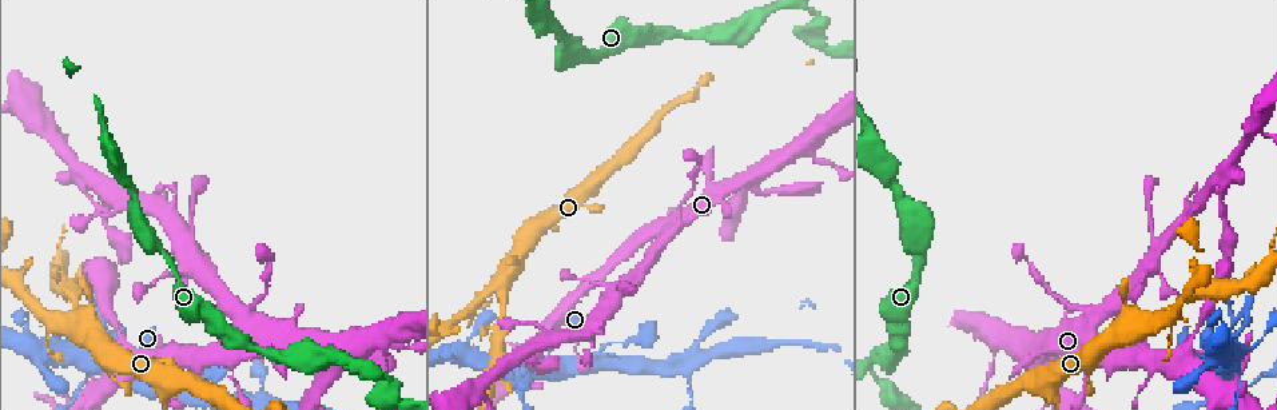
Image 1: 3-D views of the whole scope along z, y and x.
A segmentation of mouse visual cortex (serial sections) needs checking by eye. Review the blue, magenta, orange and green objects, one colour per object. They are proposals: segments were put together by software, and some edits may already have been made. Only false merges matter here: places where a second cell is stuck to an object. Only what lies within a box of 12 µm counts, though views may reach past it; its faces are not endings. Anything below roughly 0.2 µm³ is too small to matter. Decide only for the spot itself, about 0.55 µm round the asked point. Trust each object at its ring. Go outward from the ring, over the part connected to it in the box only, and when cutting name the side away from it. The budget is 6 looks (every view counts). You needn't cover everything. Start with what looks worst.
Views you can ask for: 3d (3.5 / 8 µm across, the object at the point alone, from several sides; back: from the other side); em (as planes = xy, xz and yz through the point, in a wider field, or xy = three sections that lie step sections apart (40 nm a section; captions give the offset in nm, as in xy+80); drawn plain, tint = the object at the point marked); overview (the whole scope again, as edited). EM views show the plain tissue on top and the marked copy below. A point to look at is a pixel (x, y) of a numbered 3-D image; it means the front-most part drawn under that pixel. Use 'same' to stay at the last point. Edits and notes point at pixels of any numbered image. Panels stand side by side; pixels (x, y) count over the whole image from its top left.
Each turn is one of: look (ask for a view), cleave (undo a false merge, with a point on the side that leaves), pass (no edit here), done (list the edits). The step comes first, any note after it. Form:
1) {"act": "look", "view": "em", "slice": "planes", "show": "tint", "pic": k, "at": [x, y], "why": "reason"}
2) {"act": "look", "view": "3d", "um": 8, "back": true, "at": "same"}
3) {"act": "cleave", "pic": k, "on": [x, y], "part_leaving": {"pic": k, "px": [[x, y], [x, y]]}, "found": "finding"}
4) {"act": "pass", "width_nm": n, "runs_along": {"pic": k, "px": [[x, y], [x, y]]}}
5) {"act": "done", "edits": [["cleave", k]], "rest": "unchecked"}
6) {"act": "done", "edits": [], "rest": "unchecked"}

{"act": "look", "view": "3d", "um": 8, "pic": 1, "at": [85, 351], "why": "a narrow waist"}

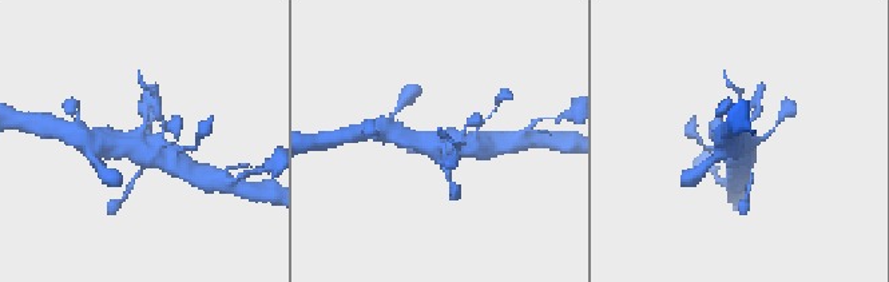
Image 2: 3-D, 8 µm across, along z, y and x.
{"act": "look", "view": "em", "slice": "xy", "step": 1, "show": "tint", "pic": 2, "at": [136, 142], "why": "need the tissue"}

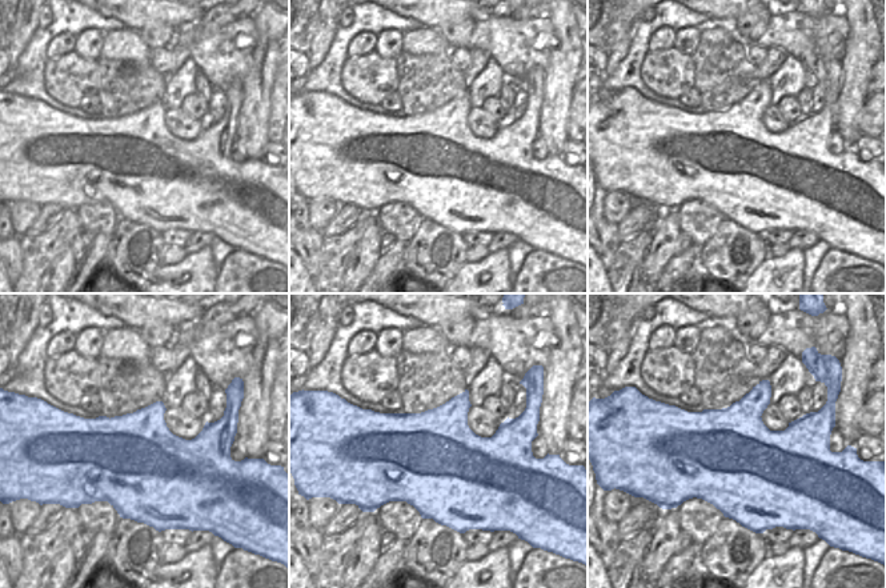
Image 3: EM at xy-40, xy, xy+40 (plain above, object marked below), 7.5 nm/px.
{"act": "pass", "runs_along": {"pic": 2, "px": [[174, 161], [137, 146], [99, 145]]}, "found": "all the same cell"}

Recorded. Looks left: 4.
{"act": "look", "view": "3d", "um": 3.5, "pic": 1, "at": [74, 315]}

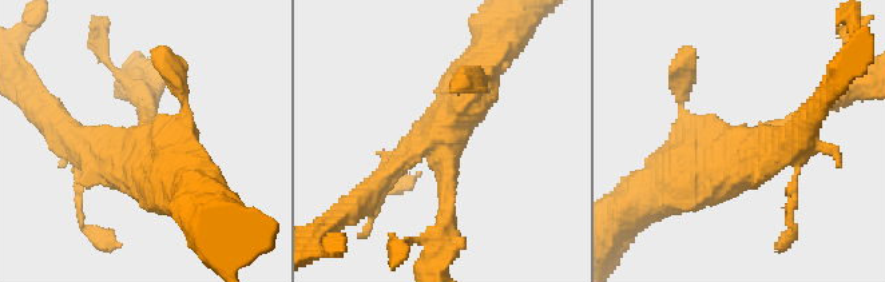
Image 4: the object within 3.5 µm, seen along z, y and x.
{"act": "look", "view": "em", "slice": "planes", "show": "tint", "pic": 4, "at": [145, 145], "why": "now the EM"}

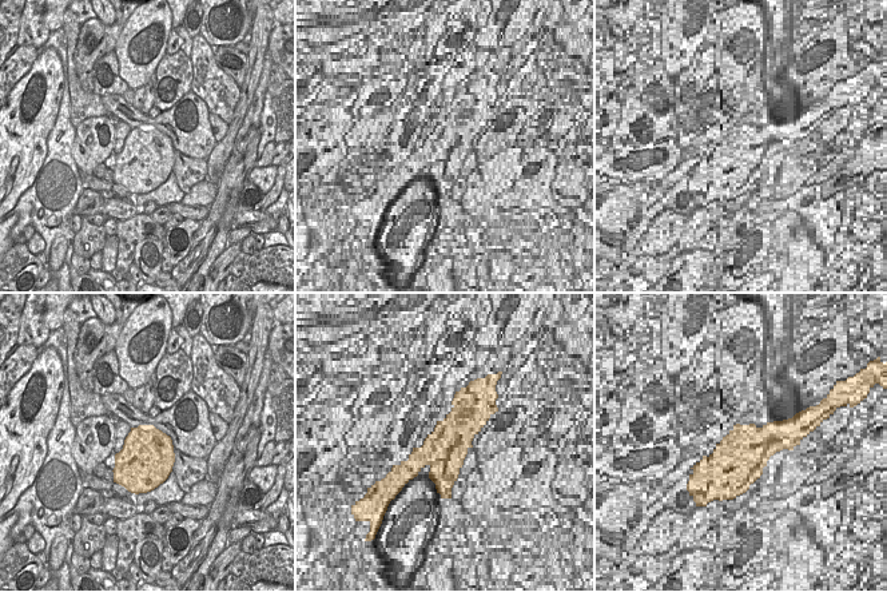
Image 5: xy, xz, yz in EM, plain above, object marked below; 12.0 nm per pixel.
{"act": "pass", "width_nm": 650, "runs_along": {"pic": 4, "px": [[666, 189], [714, 175], [813, 114]]}, "found": "all the same cell"}

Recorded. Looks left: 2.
{"act": "look", "view": "3d", "um": 3.5, "pic": 1, "at": [1248, 386], "why": "sudden change in width"}

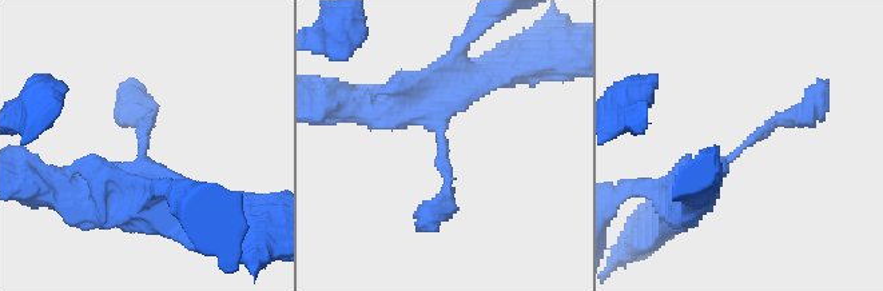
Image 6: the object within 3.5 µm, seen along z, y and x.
{"act": "look", "view": "em", "slice": "xy", "step": 2, "show": "tint", "pic": 6, "at": [748, 143], "arm_widths_nm": [200, 450], "why": "need the tissue"}

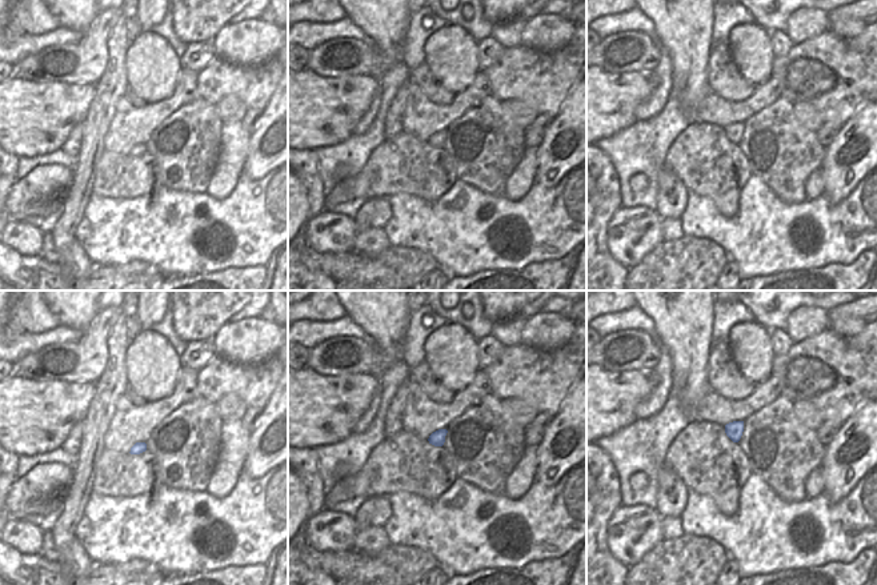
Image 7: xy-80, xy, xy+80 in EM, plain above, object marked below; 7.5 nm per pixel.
{"act": "pass", "runs_along": {"pic": 6, "px": [[697, 190], [772, 120], [814, 100]]}, "found": "continuous, no second cell"}

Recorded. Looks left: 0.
{"act": "done", "edits": [], "rest": "unchecked"}

